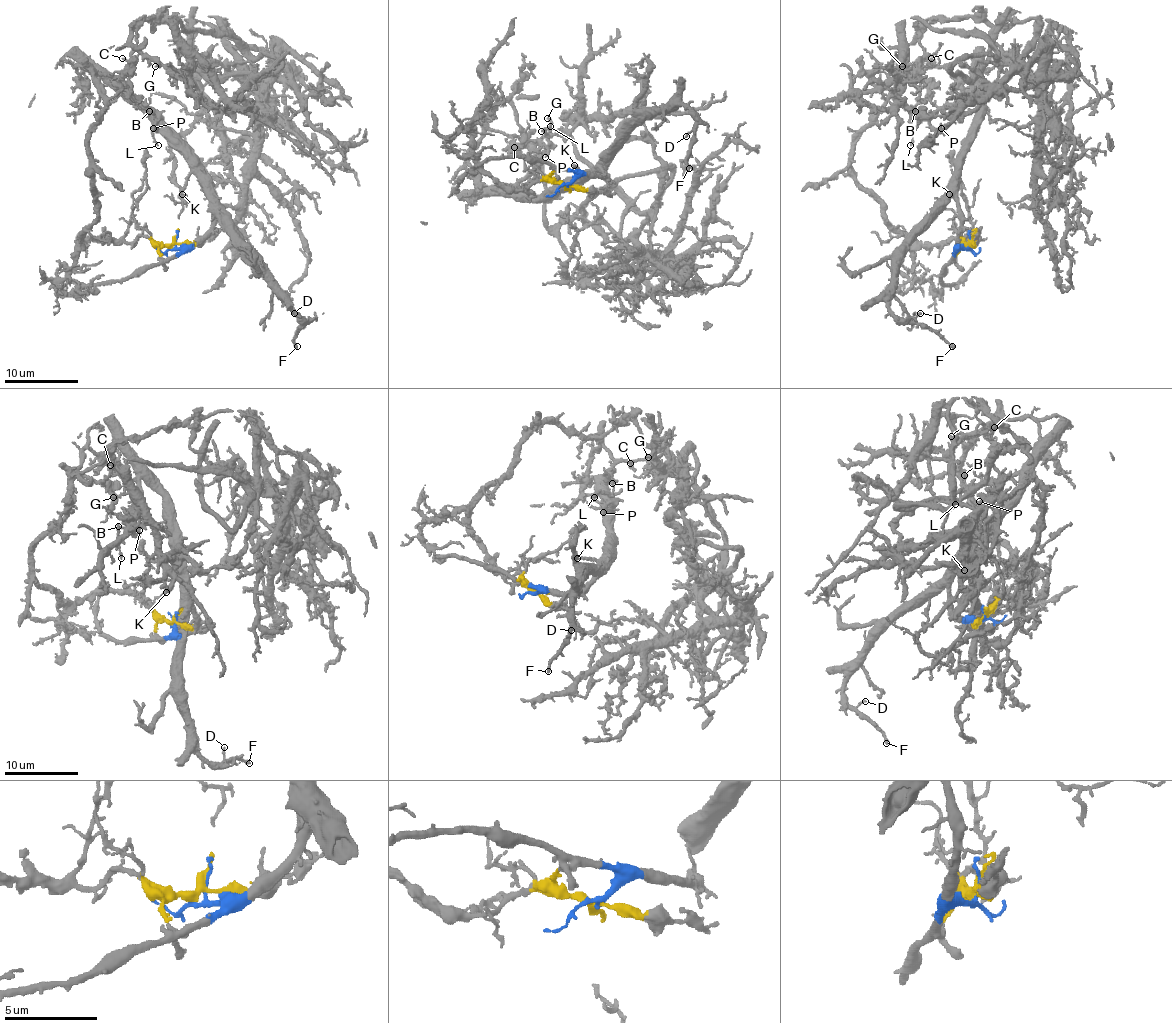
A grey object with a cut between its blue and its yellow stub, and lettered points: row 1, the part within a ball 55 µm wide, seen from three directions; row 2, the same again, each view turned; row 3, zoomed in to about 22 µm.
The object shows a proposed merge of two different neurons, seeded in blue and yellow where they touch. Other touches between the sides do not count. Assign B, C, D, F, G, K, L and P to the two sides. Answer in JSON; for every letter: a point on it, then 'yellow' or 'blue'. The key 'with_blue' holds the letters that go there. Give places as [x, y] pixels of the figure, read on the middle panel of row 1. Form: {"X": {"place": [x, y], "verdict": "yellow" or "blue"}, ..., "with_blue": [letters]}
{"B": {"place": [541, 131], "verdict": "blue"}, "C": {"place": [514, 147], "verdict": "yellow"}, "D": {"place": [686, 136], "verdict": "blue"}, "F": {"place": [689, 168], "verdict": "blue"}, "G": {"place": [547, 118], "verdict": "yellow"}, "K": {"place": [574, 165], "verdict": "blue"}, "L": {"place": [550, 126], "verdict": "blue"}, "P": {"place": [545, 157], "verdict": "blue"}, "with_blue": ["B", "D", "F", "K", "L", "P"]}

